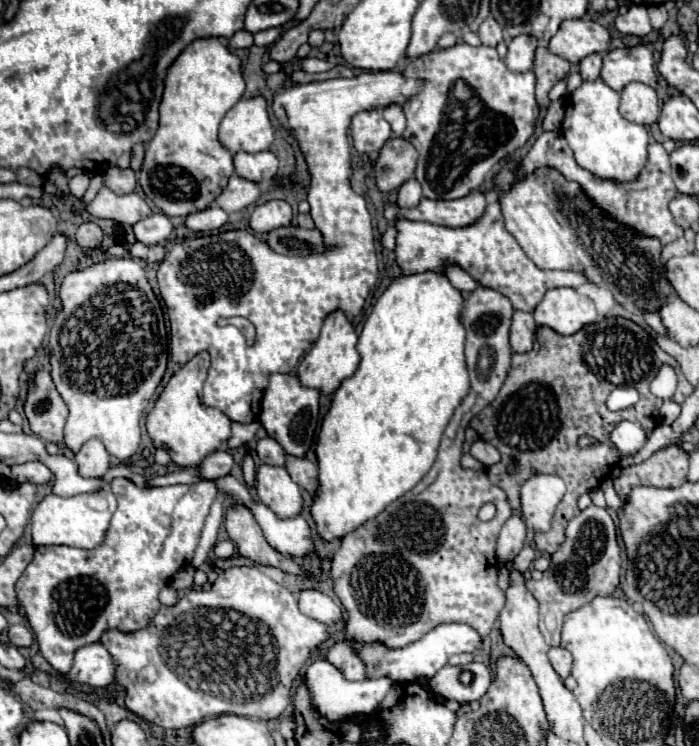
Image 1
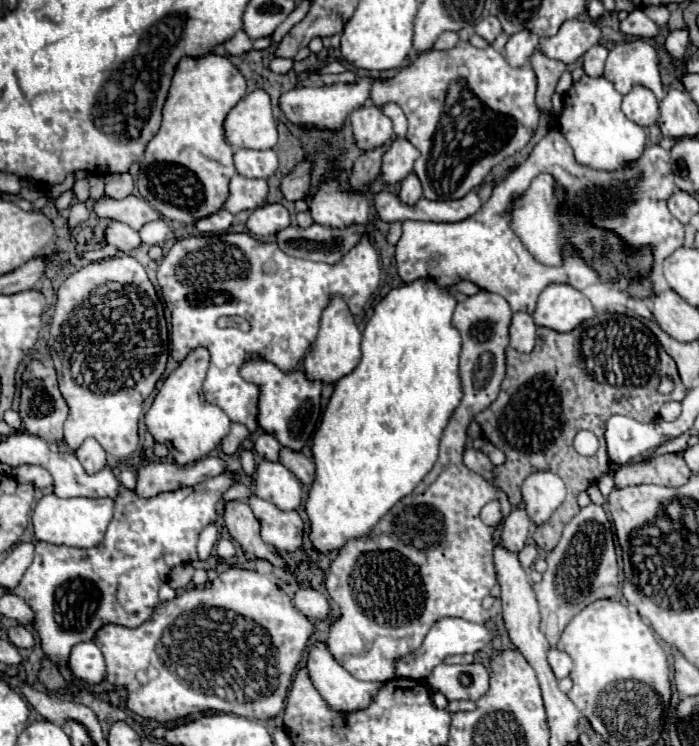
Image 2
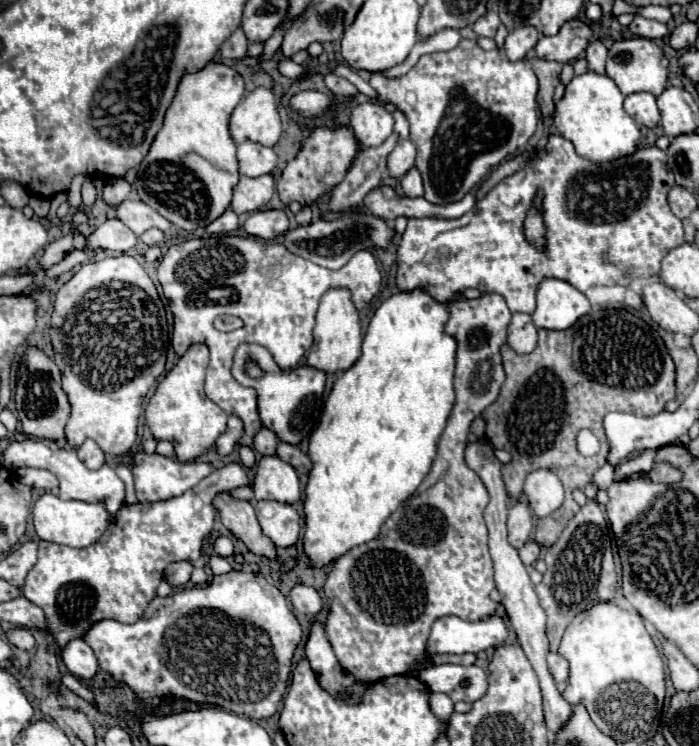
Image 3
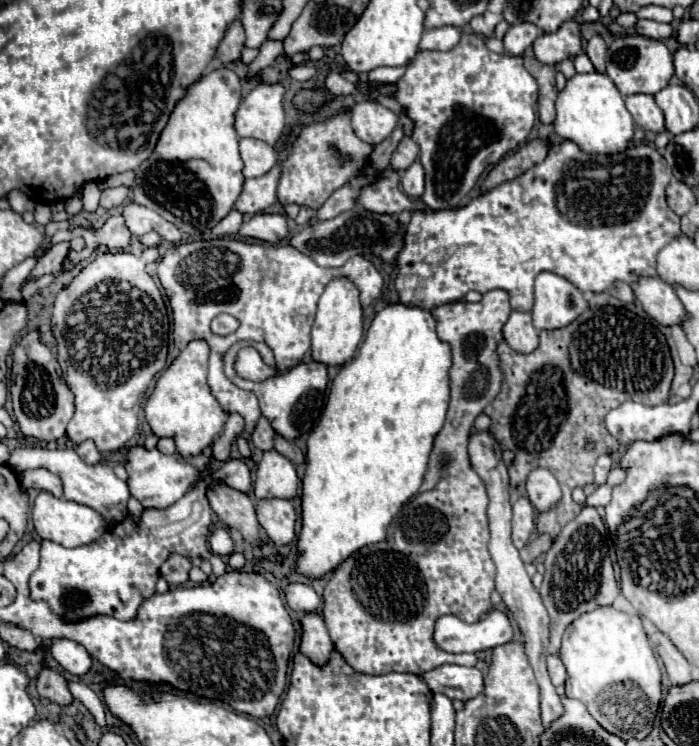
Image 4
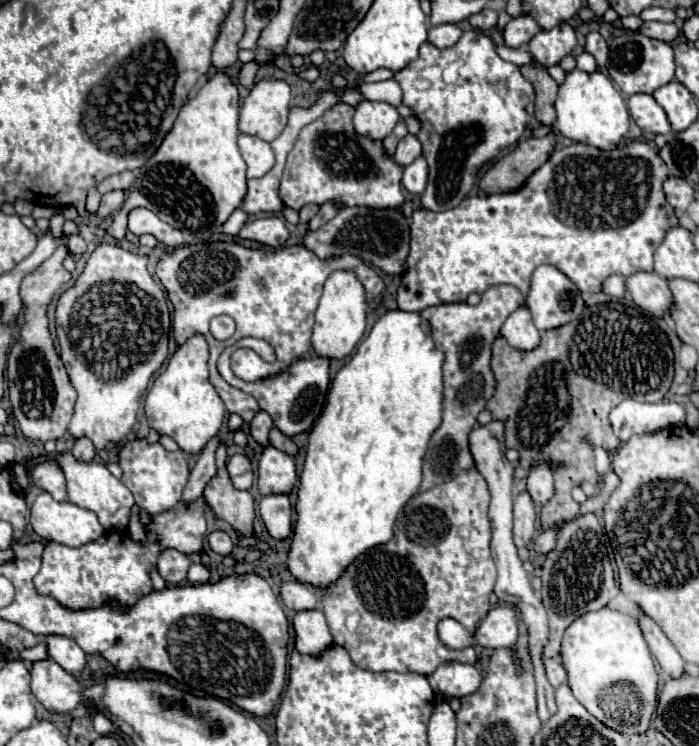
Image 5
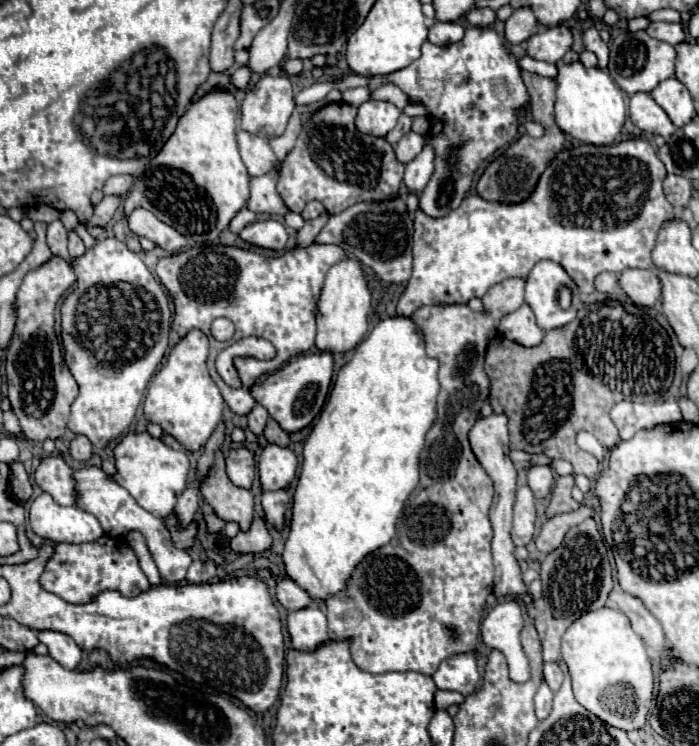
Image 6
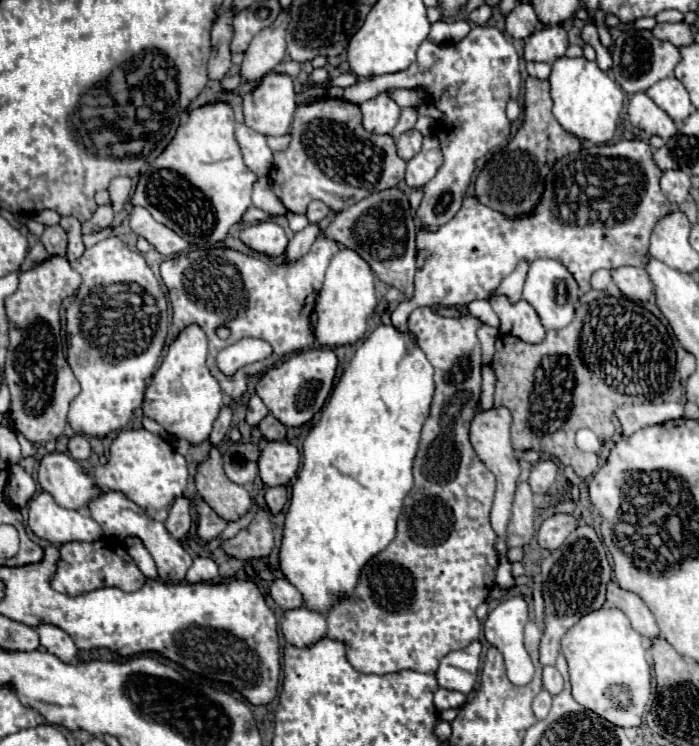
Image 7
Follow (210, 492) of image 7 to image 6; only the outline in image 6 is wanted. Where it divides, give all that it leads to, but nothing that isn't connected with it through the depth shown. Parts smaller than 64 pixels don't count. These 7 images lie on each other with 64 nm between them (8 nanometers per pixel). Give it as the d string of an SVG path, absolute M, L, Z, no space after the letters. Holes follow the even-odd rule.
M214 454L214 464L200 480L200 492L224 522L238 522L240 530L248 530L252 522L252 492L234 486L224 472L224 454Z

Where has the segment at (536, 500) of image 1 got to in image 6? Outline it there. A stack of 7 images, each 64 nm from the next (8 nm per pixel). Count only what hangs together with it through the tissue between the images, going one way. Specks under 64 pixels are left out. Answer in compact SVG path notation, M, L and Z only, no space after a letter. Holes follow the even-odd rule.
M532 466L528 470L528 486L532 488L536 498L548 496L552 484L554 484L554 472L550 466Z

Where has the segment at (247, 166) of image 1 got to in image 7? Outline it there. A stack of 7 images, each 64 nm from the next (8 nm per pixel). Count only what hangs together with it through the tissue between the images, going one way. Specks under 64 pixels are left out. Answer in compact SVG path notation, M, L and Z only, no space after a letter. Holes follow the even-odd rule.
M240 124L236 126L236 140L242 148L246 166L258 176L266 176L268 168L272 166L272 150L266 146L266 138L246 124Z

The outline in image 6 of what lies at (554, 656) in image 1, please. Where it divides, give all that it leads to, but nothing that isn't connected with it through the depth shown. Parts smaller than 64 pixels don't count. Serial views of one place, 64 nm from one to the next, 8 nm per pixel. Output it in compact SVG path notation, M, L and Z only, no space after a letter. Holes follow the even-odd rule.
M544 664L544 682L550 686L552 692L558 692L562 678L564 678L564 674L558 668L558 664Z

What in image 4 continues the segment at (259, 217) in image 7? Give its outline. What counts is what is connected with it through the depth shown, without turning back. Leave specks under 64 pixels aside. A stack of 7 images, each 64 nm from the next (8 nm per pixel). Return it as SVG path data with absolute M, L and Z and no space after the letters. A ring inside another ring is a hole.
M232 210L224 220L220 220L220 224L216 224L216 228L212 228L212 232L216 236L232 236L232 234L238 234L242 222L244 222L244 216L238 210Z

